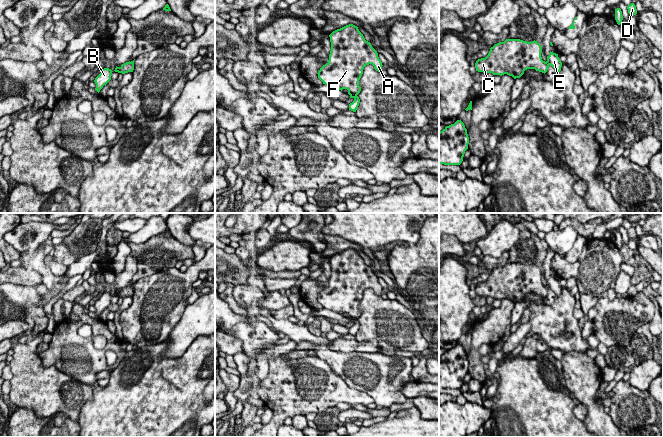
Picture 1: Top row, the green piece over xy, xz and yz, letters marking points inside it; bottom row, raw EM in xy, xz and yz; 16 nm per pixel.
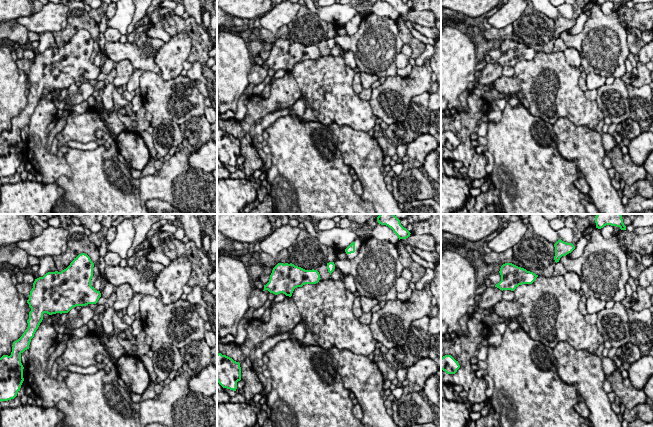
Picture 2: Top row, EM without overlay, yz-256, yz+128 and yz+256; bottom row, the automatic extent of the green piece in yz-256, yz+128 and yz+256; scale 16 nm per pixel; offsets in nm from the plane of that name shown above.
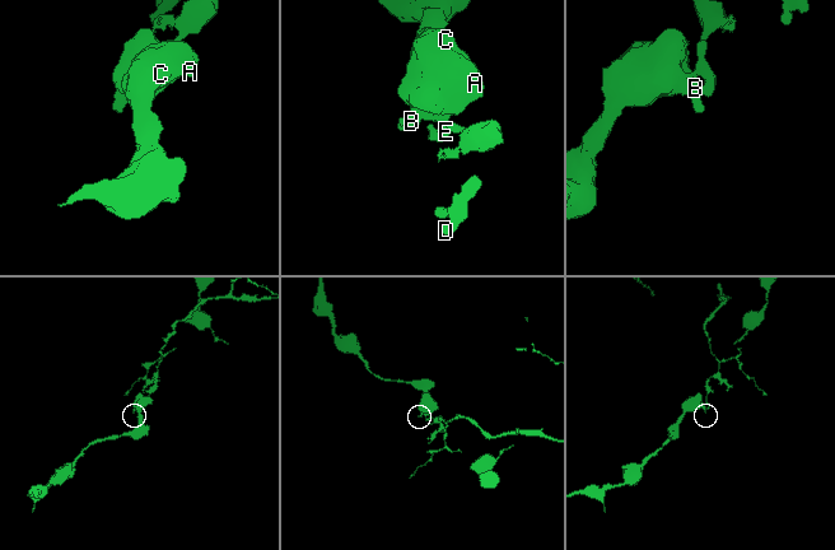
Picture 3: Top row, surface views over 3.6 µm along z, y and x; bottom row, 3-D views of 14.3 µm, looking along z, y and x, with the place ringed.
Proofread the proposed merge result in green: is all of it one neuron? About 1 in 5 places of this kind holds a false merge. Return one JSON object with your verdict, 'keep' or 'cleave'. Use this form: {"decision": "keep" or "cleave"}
{"decision": "cleave"}

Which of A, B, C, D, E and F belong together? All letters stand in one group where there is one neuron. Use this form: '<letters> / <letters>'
A B C F / D E

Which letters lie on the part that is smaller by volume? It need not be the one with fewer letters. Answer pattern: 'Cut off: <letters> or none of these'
Cut off: D, E

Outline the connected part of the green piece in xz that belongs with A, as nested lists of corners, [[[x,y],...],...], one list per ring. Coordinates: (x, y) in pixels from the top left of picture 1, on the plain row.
[[[353,248],[333,255],[329,261],[329,284],[318,295],[318,302],[325,309],[341,315],[347,313],[350,322],[354,322],[361,315],[359,304],[364,291],[372,288],[376,295],[381,296],[382,286],[371,267]]]

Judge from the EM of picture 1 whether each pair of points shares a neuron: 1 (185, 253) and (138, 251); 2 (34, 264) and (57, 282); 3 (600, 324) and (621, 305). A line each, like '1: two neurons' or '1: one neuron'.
1: one neuron
2: one neuron
3: one neuron

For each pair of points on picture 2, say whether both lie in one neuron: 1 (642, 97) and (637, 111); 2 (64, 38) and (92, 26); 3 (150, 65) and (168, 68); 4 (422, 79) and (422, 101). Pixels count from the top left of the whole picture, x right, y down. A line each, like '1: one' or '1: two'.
1: one
2: one
3: two
4: two

